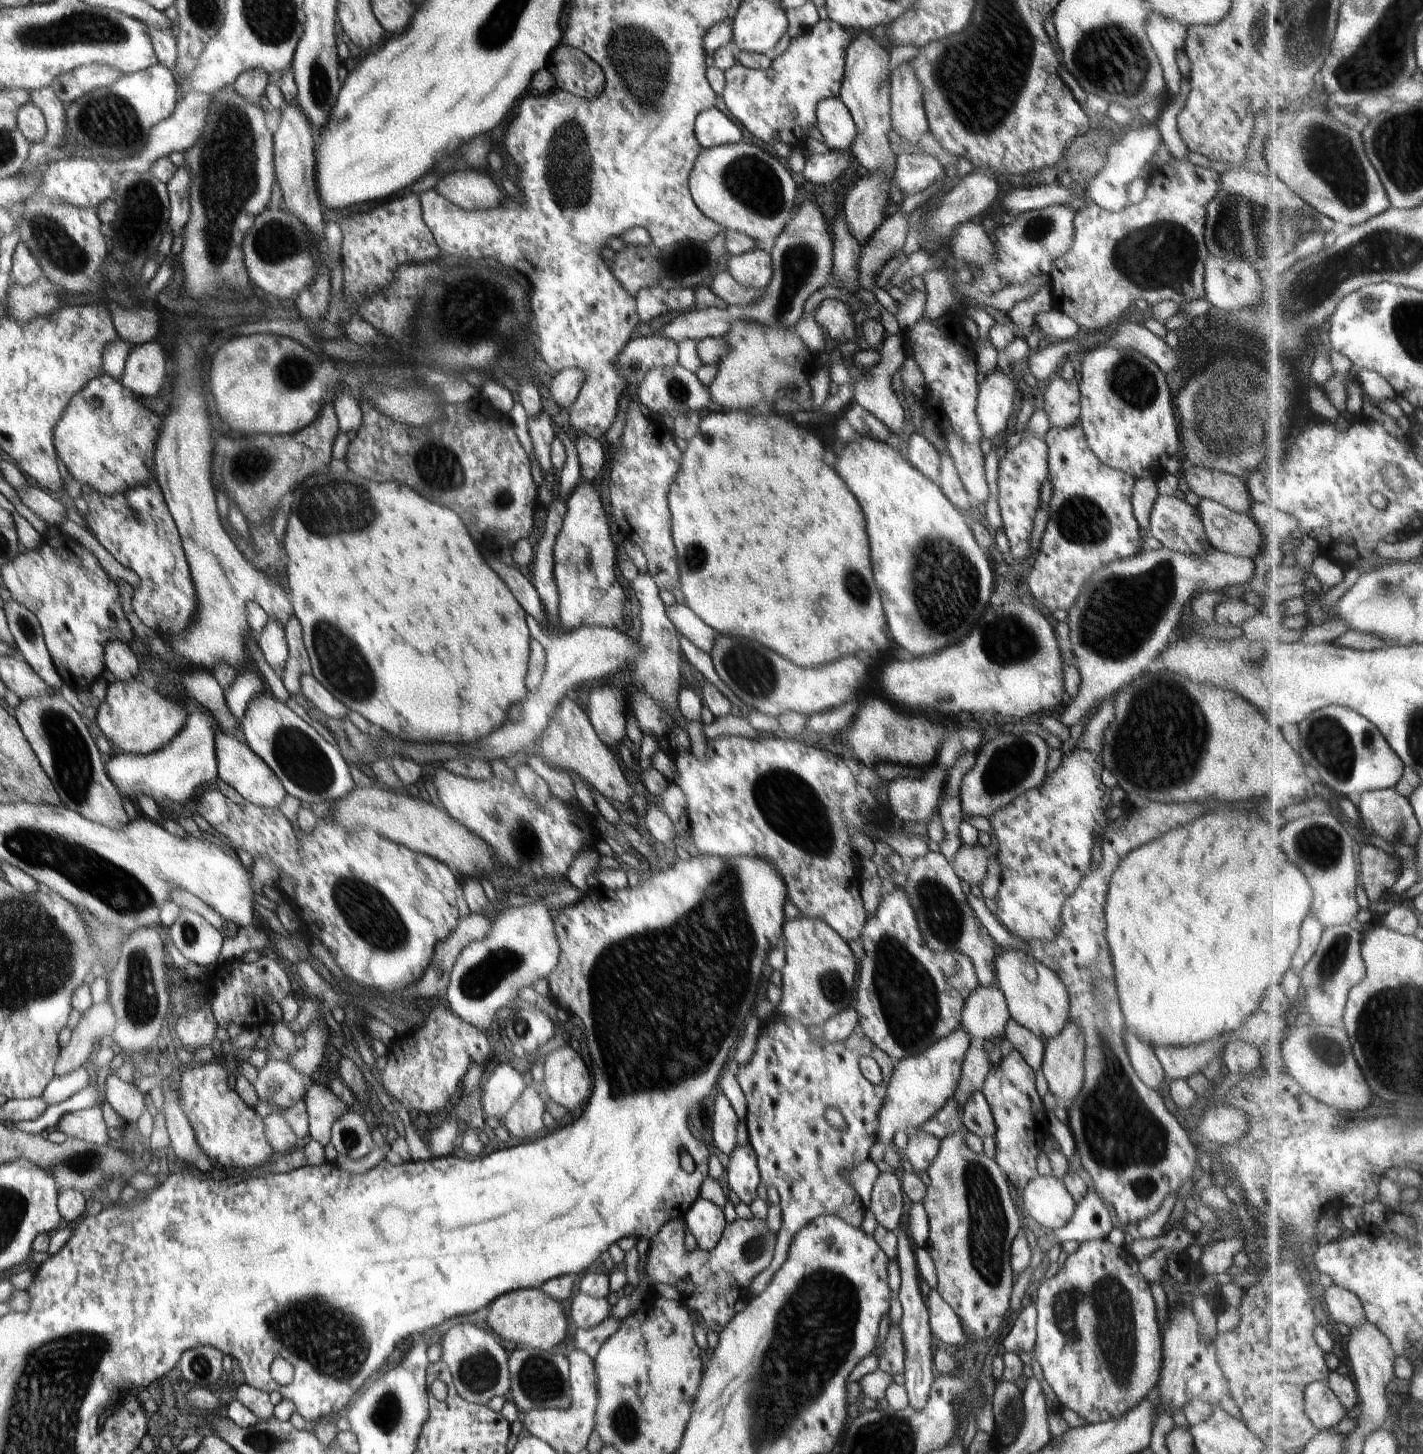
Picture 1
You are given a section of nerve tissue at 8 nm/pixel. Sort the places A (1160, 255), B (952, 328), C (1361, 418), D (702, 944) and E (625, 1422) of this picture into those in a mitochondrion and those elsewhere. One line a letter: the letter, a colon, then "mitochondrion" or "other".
A: mitochondrion
B: other
C: other
D: mitochondrion
E: mitochondrion

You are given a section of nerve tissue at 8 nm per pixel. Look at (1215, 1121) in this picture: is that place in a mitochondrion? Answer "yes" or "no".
no

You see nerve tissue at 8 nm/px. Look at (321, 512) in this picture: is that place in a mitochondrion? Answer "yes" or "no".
yes

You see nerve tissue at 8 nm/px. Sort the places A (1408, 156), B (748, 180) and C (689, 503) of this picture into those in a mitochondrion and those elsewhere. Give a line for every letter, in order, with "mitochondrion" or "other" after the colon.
A: mitochondrion
B: mitochondrion
C: other

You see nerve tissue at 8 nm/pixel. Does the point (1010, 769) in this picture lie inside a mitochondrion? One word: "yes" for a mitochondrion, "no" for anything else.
yes

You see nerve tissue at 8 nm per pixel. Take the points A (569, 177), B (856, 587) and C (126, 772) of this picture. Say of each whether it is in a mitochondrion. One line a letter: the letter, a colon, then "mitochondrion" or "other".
A: mitochondrion
B: mitochondrion
C: other

